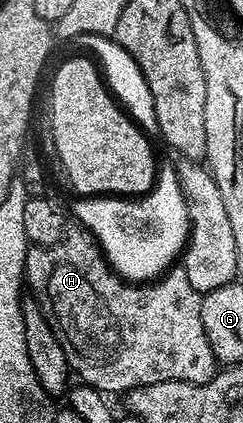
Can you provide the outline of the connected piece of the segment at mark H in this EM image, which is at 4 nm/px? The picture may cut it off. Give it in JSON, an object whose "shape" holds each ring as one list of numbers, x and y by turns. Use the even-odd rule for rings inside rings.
{"shape":[[71,228,64,233,61,240,52,246,32,246,27,247,27,258,23,262,23,272,26,285,36,302,39,303,41,312,45,312,45,320,49,320,49,328,61,340,61,348,65,348,68,367,80,374,82,381,88,386,106,392,108,395,119,394,129,390,135,390,145,384,157,384,158,382,192,382,193,384,205,384,217,373,217,363,213,356,213,348,209,348,209,340,205,336,205,324,201,324,201,292,189,284,189,276,181,268,172,268,162,275,158,280,152,280,146,284,136,284,128,282,119,277,107,259,103,257,98,242,88,230,82,228]]}

